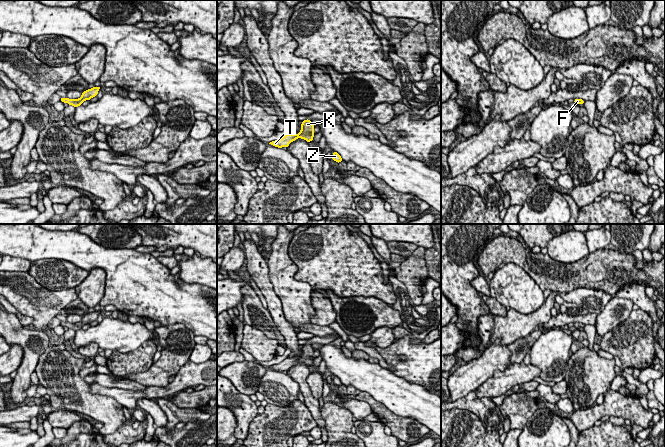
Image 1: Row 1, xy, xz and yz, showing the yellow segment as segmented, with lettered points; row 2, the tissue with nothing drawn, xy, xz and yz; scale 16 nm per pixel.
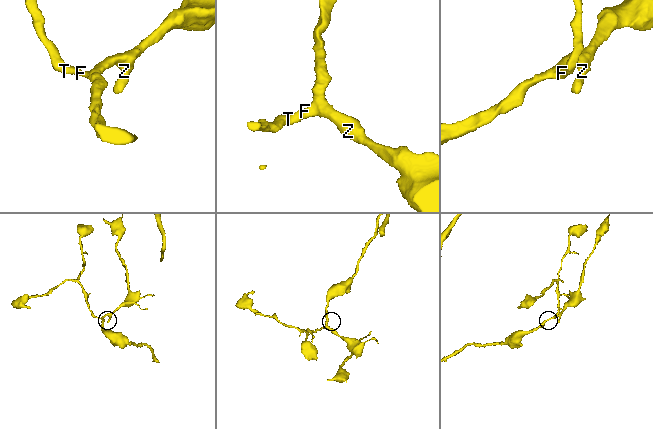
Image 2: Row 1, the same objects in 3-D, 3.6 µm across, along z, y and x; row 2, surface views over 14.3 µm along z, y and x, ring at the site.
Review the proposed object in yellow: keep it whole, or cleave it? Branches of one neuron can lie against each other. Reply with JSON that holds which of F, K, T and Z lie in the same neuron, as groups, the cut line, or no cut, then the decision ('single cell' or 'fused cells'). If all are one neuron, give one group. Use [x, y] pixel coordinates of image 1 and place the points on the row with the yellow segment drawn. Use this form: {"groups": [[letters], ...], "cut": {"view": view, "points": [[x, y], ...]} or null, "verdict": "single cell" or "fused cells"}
{"groups": [["F", "K", "T", "Z"]], "cut": null, "verdict": "single cell"}

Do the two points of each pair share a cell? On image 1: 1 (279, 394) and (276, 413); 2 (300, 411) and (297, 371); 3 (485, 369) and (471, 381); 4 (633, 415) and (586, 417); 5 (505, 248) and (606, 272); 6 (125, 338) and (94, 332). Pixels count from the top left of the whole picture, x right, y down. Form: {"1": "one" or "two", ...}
{"1": "two", "2": "two", "3": "one", "4": "one", "5": "one", "6": "one"}

